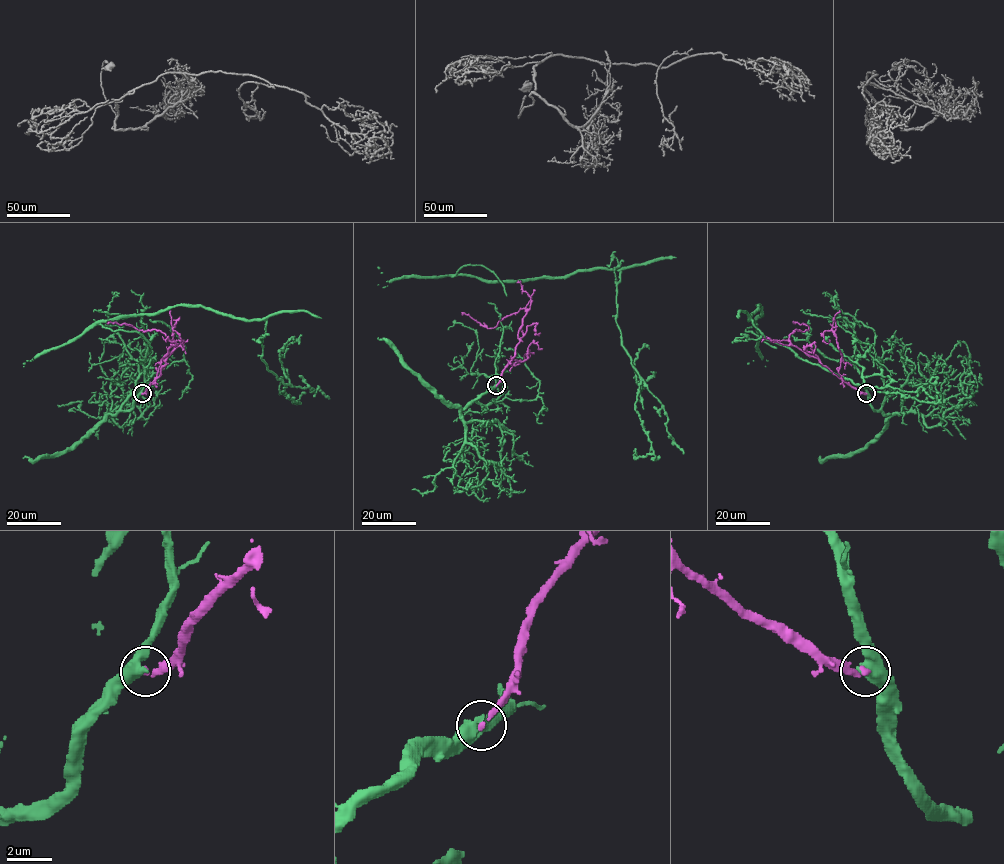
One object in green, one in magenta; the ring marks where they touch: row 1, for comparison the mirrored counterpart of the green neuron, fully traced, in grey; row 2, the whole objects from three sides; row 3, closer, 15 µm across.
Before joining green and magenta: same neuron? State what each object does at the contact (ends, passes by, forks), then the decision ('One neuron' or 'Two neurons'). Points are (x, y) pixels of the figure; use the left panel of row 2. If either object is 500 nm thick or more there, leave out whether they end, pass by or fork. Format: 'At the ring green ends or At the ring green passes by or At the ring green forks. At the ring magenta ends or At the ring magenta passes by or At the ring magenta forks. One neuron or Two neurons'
At the ring green passes by. At the ring magenta ends. One neuron

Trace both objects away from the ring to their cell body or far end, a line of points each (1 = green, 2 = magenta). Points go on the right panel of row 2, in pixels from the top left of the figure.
1: (865, 393), (853, 363), (770, 346), (751, 314), (876, 391), (934, 403), (932, 376)
2: (866, 393), (851, 387), (816, 358), (793, 346), (789, 336), (793, 331), (805, 331), (809, 327), (793, 323)

